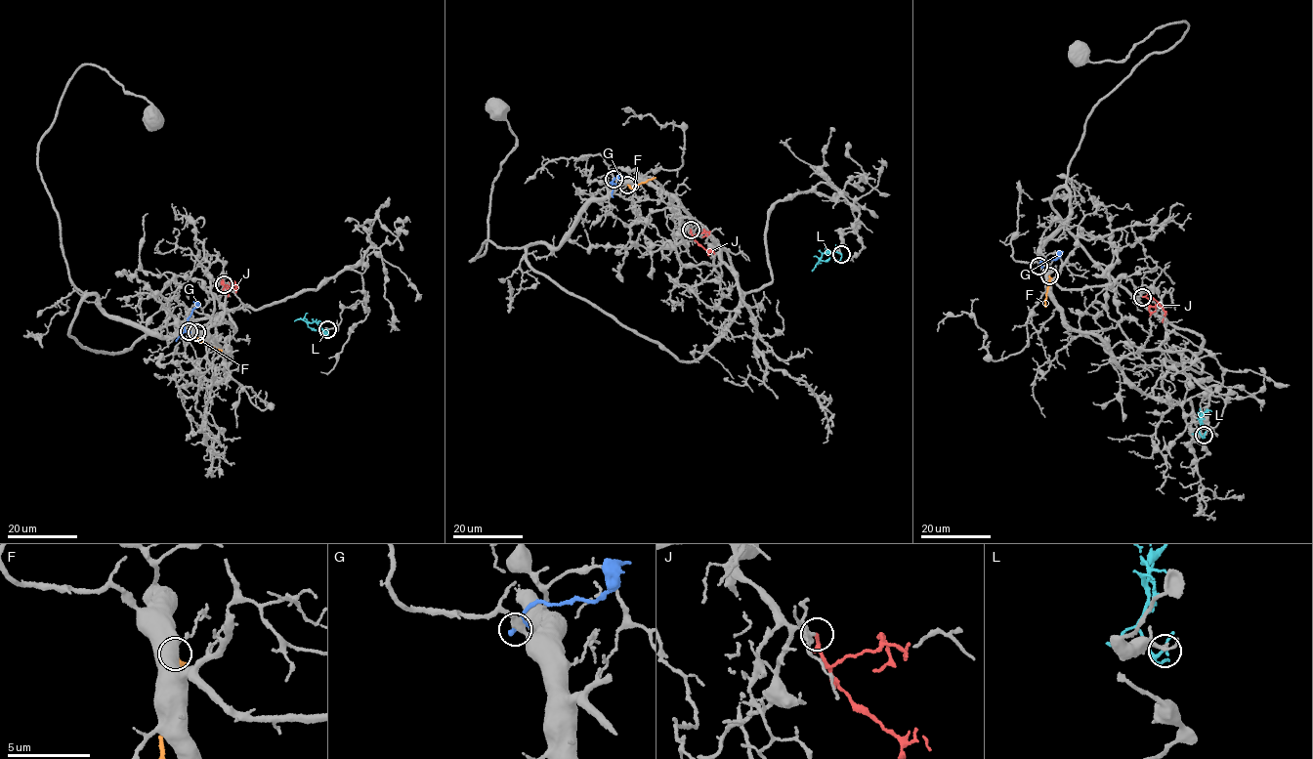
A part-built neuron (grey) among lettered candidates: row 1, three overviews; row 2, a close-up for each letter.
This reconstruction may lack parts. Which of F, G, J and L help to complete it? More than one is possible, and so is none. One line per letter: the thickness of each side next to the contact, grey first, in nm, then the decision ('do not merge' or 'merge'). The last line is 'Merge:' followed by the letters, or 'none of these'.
F: 550/320 nm | do not merge
G: 420/240 nm | do not merge
J: 200/170 nm | merge
L: 200/140 nm | do not merge
Merge: J

